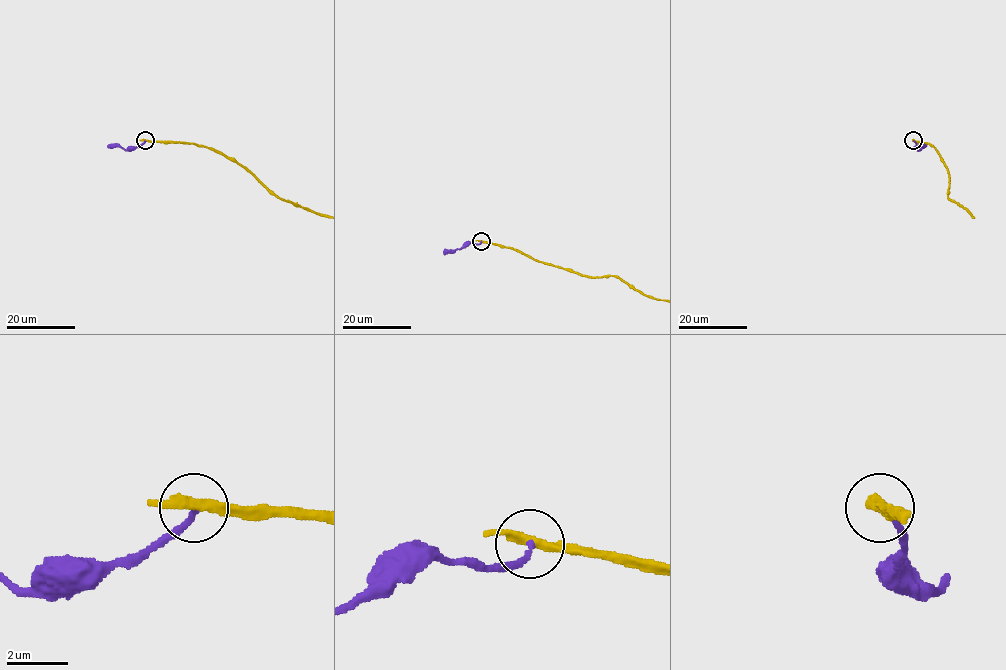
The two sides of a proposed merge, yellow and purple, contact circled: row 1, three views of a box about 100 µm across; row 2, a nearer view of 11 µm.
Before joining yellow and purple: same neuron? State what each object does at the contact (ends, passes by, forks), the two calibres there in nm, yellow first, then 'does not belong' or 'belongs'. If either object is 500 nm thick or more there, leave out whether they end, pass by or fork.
yellow passes by | purple ends | 280/160 nm | does not belong

